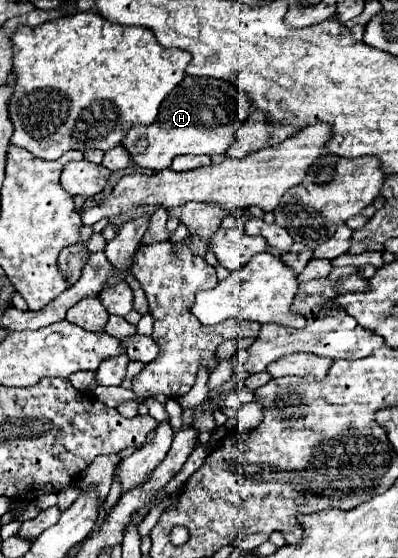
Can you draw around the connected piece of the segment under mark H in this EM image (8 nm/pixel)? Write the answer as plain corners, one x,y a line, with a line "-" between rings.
184,77
182,83
178,83
176,89
162,101
158,119
148,127
134,125
122,141
122,147
128,151
128,155
138,167
158,173
168,169
172,159
178,155
226,153
232,141
232,133
240,129
240,125
248,119
250,113
252,107
248,105
248,99
244,99
244,93
232,89
232,85
228,85
226,81

